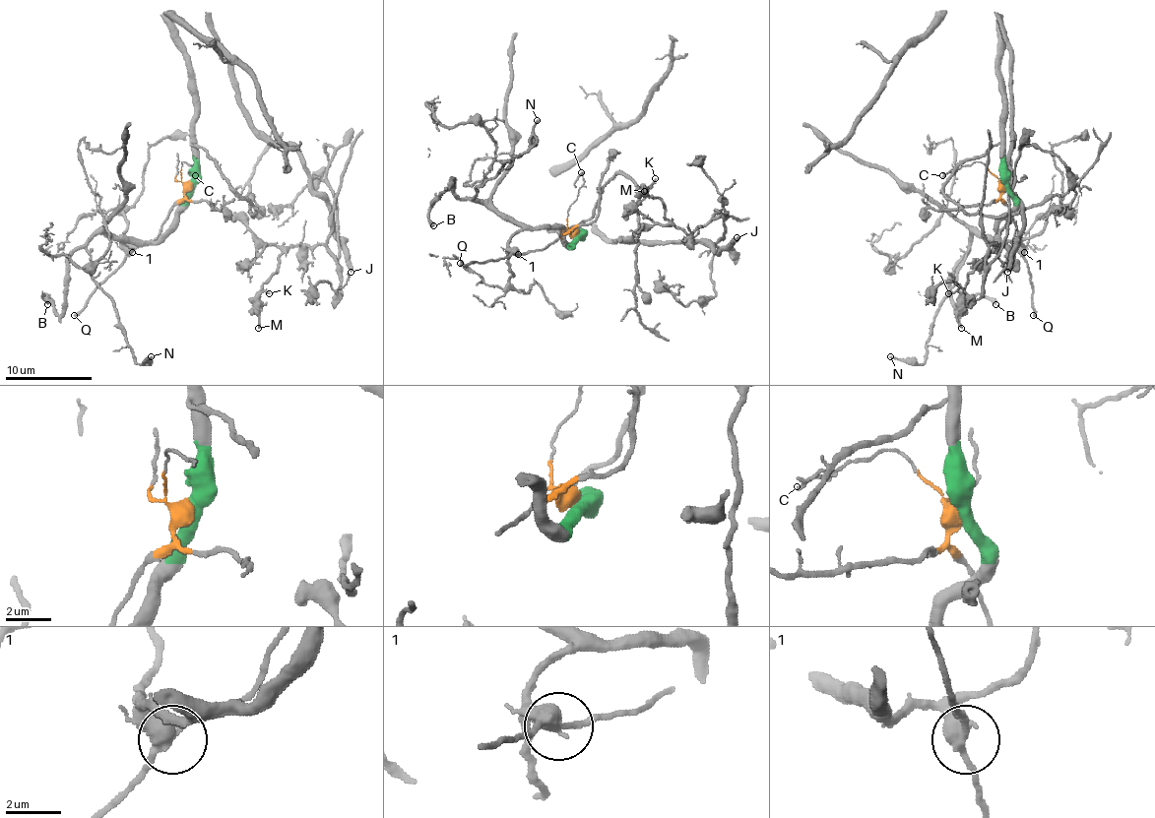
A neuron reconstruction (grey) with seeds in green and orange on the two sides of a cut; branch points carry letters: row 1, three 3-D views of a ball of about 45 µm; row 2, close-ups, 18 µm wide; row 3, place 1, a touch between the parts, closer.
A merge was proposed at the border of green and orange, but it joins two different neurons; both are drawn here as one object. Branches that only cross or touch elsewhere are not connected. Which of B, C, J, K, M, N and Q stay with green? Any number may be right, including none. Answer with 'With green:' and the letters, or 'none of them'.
With green: B, J, K, M, N

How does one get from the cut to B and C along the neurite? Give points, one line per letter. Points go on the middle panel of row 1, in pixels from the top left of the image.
B: (576, 236), (570, 243), (559, 227), (520, 227), (481, 204), (461, 200), (453, 180), (428, 209), (433, 225)
C: (576, 234), (568, 230), (570, 209), (583, 184), (581, 171)

